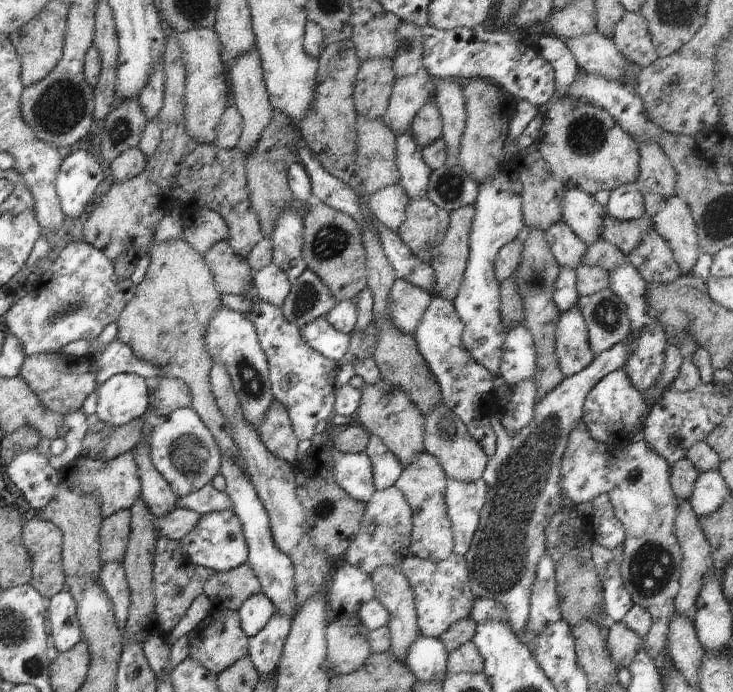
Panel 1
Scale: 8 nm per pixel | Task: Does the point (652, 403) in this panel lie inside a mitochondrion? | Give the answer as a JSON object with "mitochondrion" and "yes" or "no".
{"mitochondrion":"no"}

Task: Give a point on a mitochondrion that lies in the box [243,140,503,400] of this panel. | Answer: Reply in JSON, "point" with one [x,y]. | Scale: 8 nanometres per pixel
{"point":[329,242]}

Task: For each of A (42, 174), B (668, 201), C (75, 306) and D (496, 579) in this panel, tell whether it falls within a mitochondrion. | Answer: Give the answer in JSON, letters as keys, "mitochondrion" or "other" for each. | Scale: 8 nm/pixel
{"A":"other","B":"other","C":"mitochondrion","D":"mitochondrion"}

